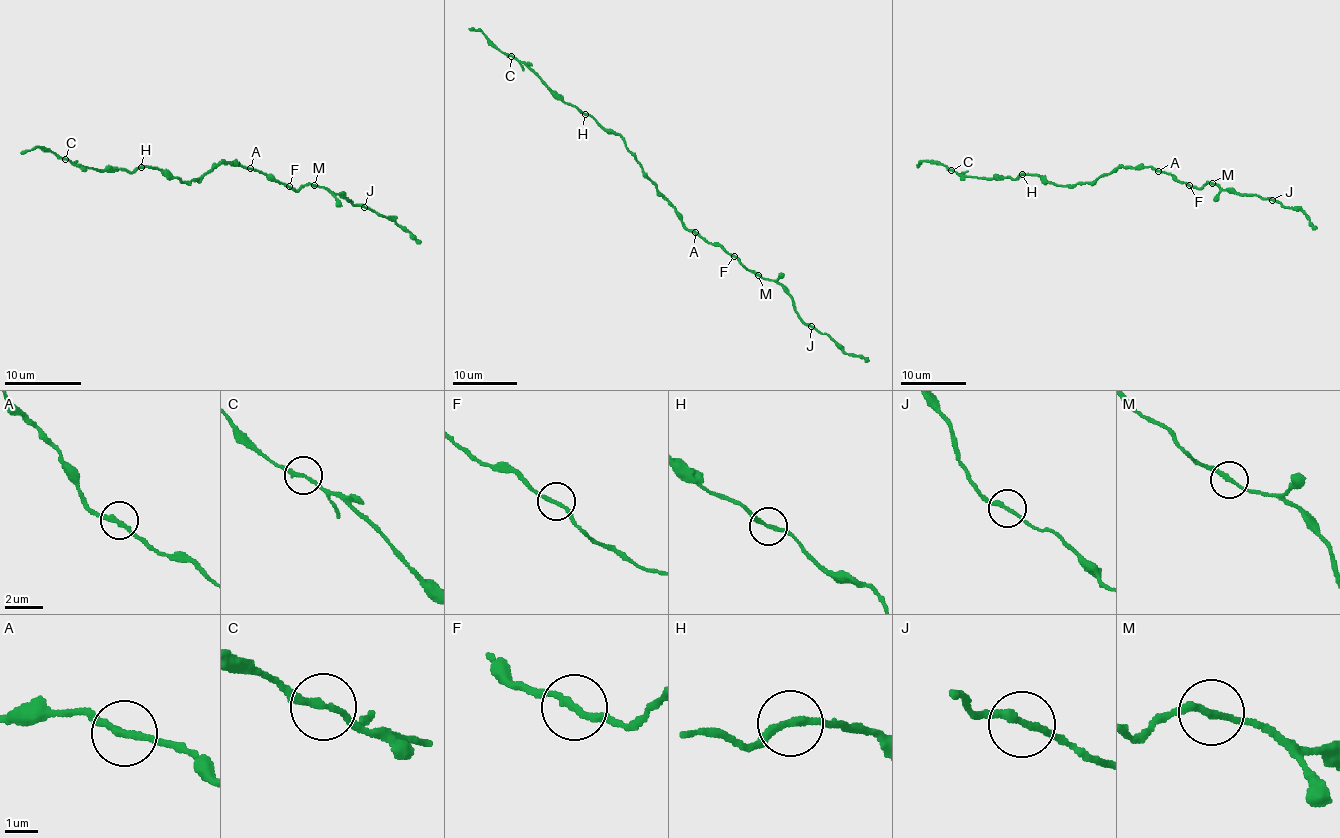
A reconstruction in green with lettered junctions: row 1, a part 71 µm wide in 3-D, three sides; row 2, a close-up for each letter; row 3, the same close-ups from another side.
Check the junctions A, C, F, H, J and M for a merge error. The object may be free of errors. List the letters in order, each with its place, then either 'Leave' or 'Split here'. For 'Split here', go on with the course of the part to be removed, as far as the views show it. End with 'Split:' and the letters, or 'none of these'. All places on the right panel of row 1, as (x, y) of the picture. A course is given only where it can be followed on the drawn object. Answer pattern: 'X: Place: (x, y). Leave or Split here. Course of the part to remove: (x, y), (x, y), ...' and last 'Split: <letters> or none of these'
A: Place: (1158, 171). Leave
C: Place: (951, 170). Leave
F: Place: (1189, 185). Leave
H: Place: (1022, 174). Leave
J: Place: (1272, 200). Leave
M: Place: (1212, 183). Leave
Split: none of these

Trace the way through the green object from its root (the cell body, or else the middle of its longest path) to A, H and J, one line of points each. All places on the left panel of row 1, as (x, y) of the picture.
A: (222, 164), (240, 162), (250, 168)
H: (222, 164), (216, 163), (190, 182), (164, 175), (152, 167), (141, 167)
J: (222, 164), (240, 162), (295, 190), (303, 185), (324, 187), (364, 207)

